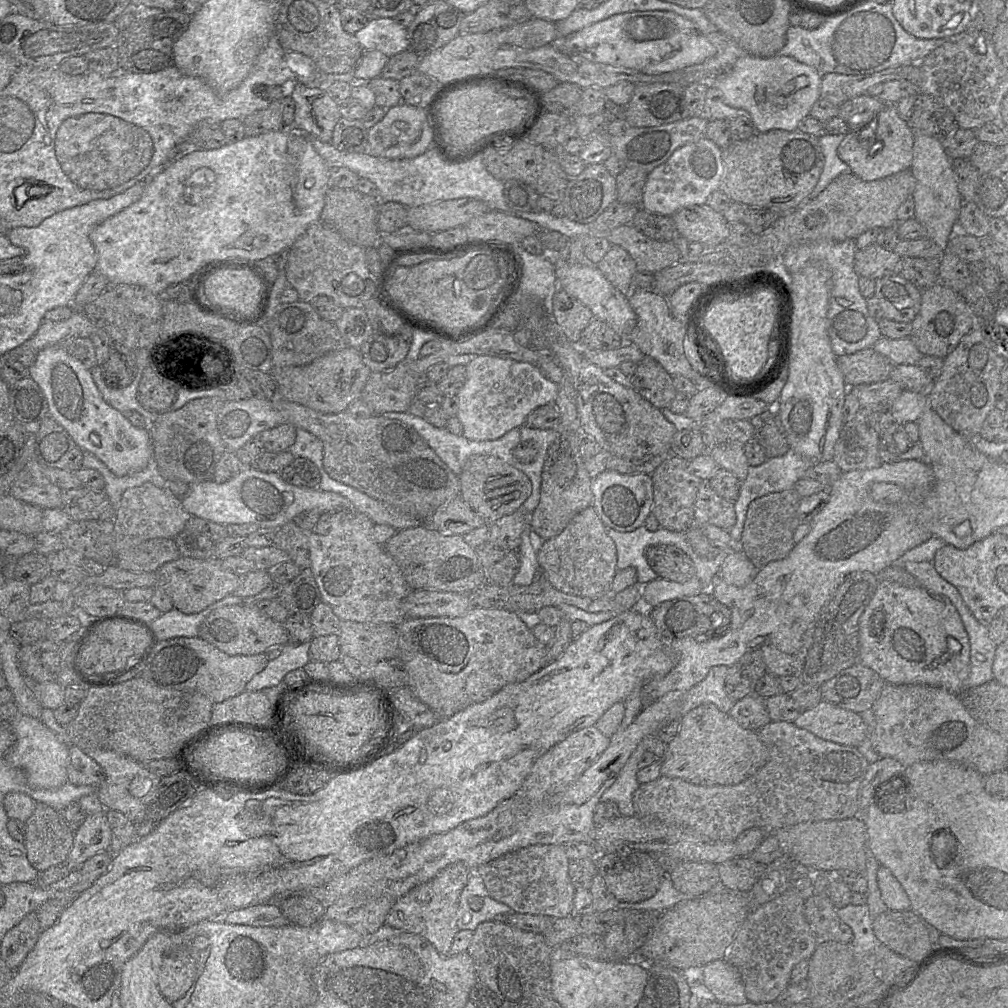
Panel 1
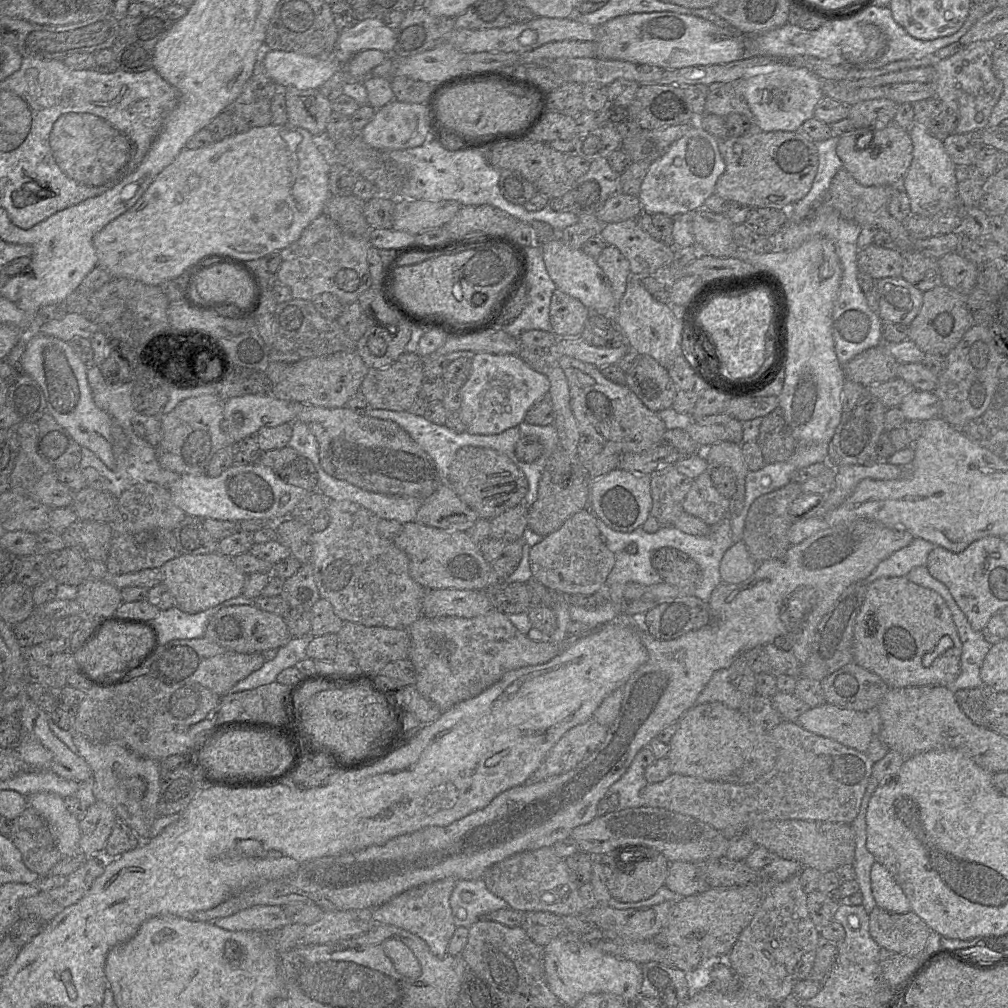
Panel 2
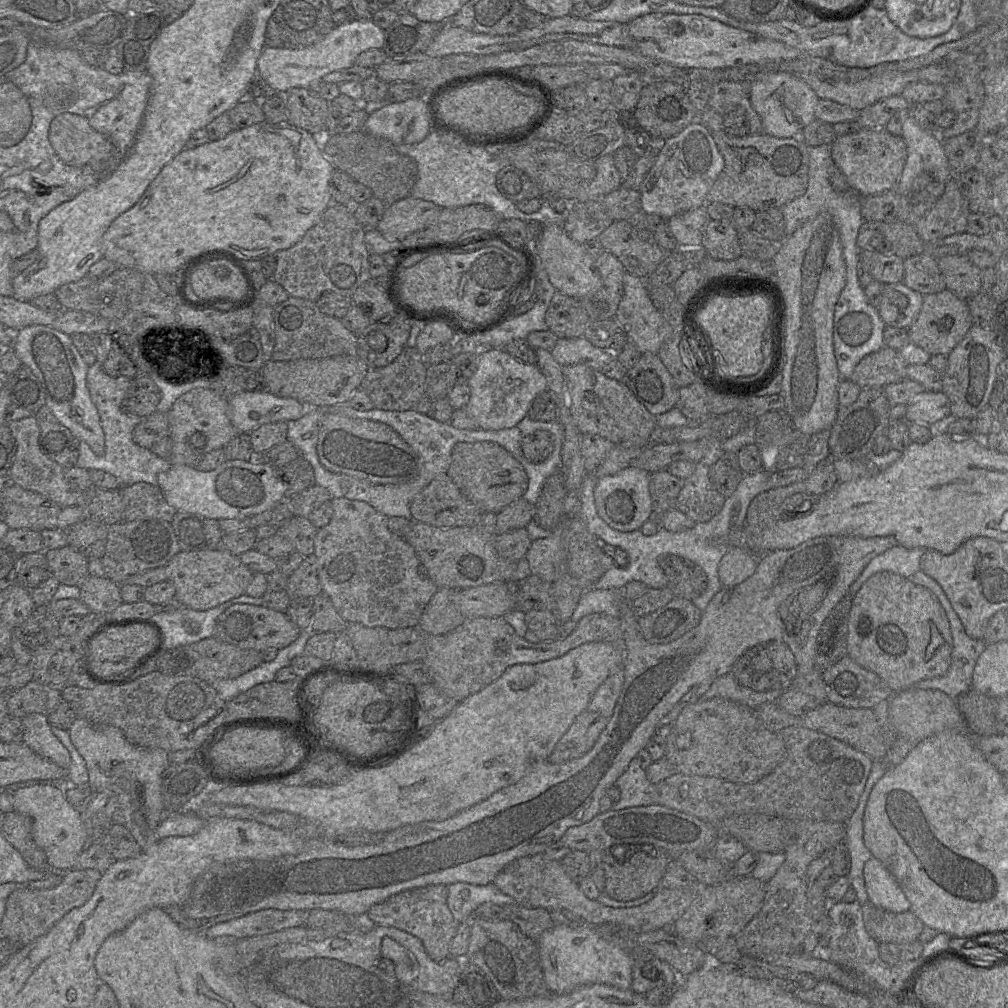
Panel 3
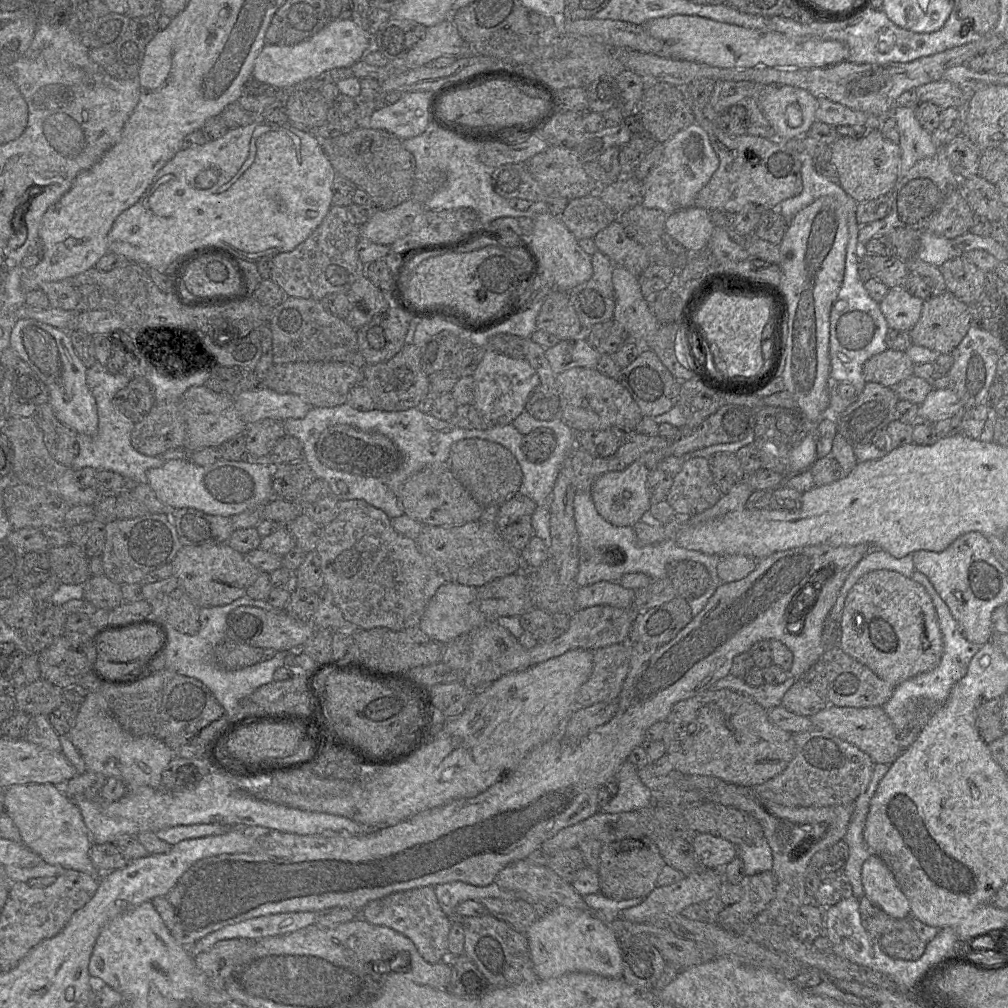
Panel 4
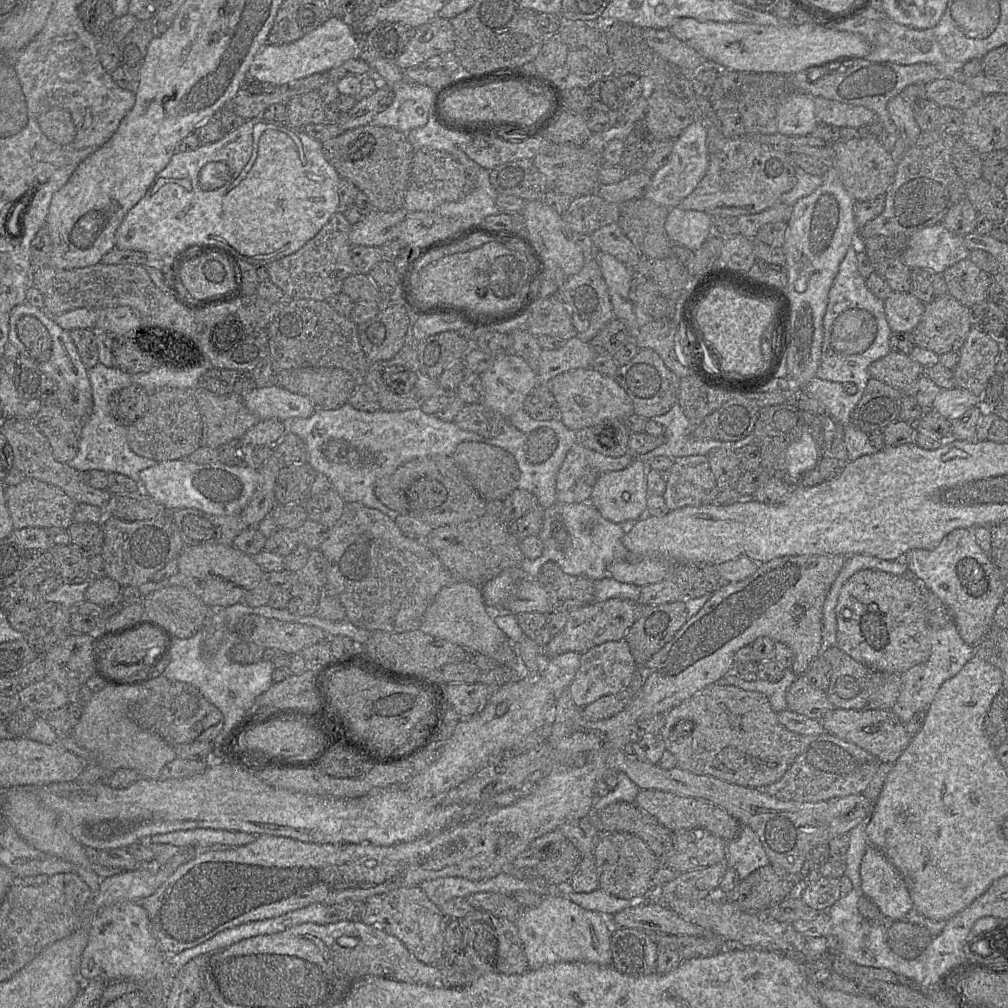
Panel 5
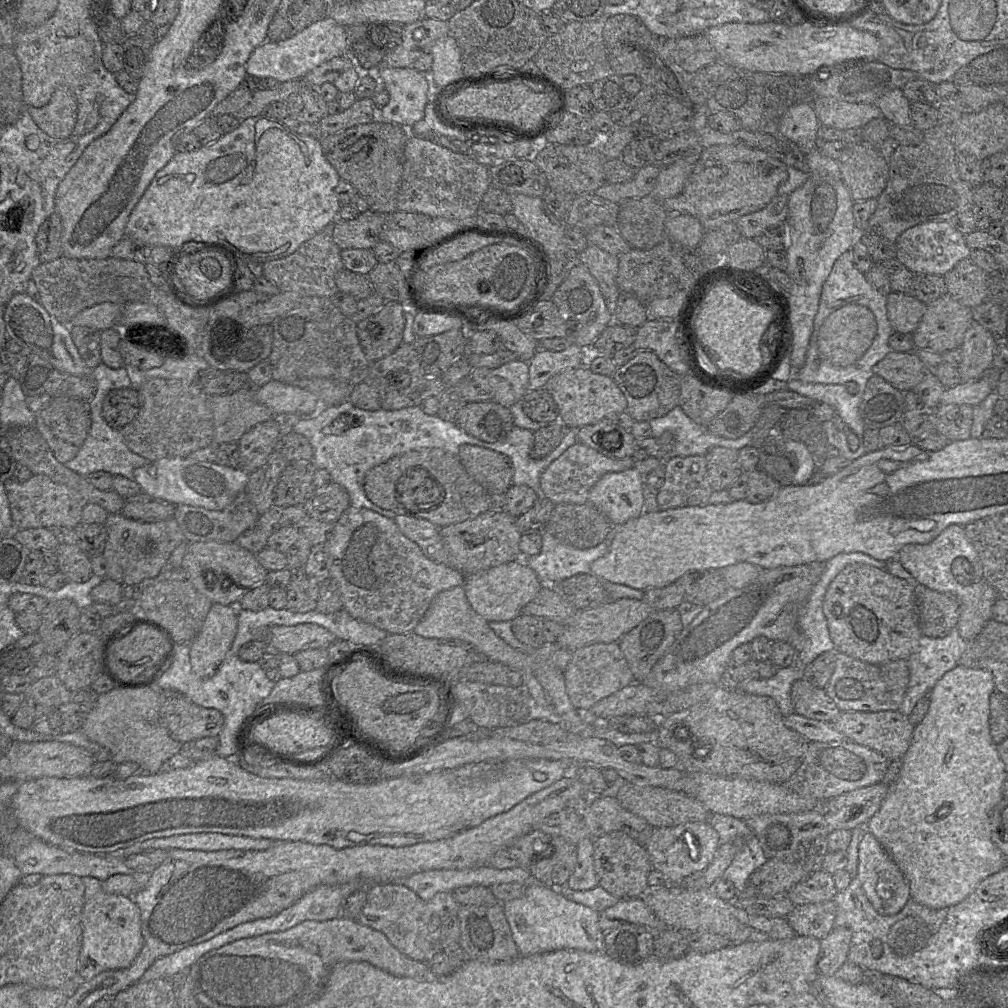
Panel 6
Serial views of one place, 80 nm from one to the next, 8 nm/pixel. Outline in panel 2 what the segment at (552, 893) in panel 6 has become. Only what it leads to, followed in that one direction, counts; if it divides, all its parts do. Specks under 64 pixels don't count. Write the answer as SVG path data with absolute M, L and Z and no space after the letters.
M566 933L552 939L543 947L546 981L551 992L559 999L562 1006L574 1006L586 995L594 993L613 994L627 1003L634 1004L641 996L643 978L640 965L592 948L580 940L581 935L583 934Z

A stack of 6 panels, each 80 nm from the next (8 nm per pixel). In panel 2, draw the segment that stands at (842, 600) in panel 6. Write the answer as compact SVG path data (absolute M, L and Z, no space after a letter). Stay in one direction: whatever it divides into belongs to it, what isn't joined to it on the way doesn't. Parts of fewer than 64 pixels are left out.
M905 576L882 577L867 585L865 600L856 617L853 637L854 662L874 672L889 688L947 686L961 671L962 642L943 597Z

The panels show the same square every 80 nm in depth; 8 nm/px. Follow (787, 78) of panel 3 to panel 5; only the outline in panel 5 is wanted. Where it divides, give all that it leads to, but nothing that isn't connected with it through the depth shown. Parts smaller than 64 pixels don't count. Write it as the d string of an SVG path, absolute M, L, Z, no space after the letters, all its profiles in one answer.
M793 92L777 110L778 133L786 136L811 135L818 119L813 98L804 92Z

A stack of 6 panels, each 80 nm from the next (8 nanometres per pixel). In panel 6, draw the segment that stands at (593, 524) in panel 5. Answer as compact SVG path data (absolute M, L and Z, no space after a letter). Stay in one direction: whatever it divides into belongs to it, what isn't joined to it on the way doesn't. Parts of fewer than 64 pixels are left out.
M612 527L607 538L599 545L583 550L563 544L553 535L543 531L541 551L522 559L543 584L555 584L578 574L591 573L592 562L608 552L616 528Z

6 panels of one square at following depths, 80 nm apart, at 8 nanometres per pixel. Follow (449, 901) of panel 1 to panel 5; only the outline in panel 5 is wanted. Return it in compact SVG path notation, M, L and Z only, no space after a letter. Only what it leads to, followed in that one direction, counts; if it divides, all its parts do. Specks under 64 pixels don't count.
M419 886L398 888L370 897L361 918L363 923L381 928L399 939L419 961L428 965L438 965L445 953L447 920L440 907Z

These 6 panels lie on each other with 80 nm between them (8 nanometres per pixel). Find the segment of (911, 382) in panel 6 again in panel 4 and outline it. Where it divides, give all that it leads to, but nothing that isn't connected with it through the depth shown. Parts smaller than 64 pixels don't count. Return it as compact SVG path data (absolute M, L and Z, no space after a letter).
M888 348L865 362L863 376L866 383L875 382L892 388L914 375L914 367L905 352Z

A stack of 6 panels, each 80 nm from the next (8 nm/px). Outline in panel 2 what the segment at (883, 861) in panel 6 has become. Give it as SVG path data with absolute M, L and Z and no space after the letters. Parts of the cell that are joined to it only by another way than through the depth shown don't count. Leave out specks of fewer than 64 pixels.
M876 861L871 867L870 878L878 907L896 914L911 911L907 896L884 865Z

